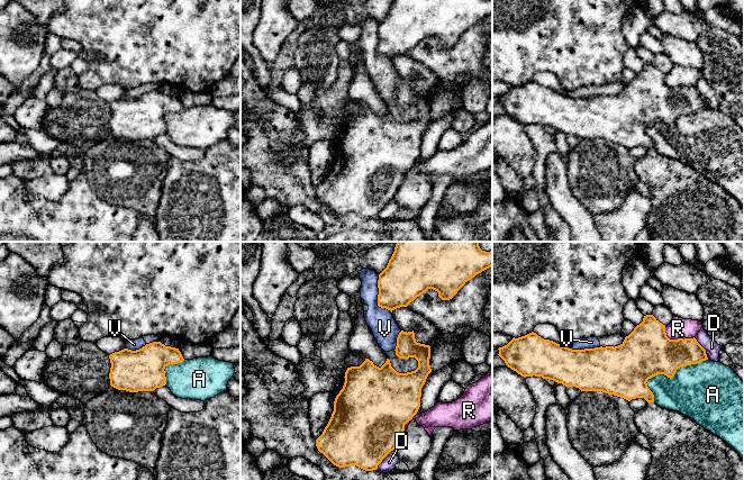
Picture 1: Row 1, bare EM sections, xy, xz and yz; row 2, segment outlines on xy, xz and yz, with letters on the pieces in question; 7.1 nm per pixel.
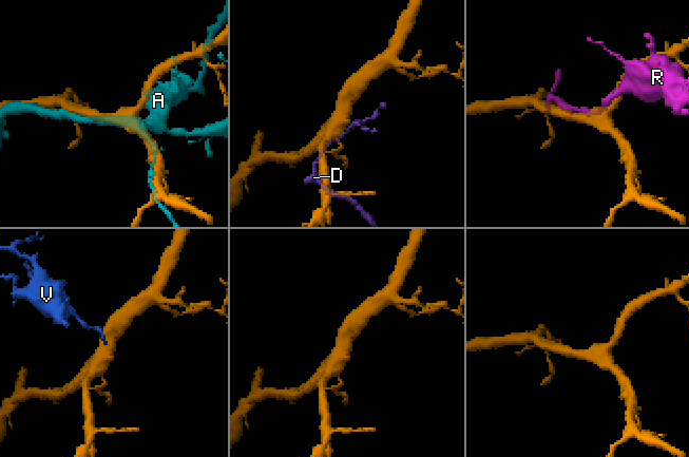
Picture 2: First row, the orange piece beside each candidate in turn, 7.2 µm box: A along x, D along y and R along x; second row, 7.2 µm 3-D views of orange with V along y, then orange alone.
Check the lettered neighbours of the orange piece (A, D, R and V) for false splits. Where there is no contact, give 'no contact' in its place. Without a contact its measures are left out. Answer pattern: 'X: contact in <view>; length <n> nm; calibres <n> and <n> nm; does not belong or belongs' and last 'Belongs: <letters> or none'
A: contact in yz; length 500 nm; calibres 360 and 400 nm; does not belong
D: contact in xz; length 200 nm; calibres 500 and 100 nm; does not belong
R: contact in yz; length 240 nm; calibres 360 and 140 nm; does not belong
V: contact in xz; length 280 nm; calibres 320 and 190 nm; does not belong
Belongs: none

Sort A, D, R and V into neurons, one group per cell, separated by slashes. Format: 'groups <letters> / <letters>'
groups A / D / R / V

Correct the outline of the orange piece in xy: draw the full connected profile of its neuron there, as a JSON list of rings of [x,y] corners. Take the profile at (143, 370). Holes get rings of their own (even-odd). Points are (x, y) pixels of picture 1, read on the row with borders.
[[[161,342],[146,344],[139,350],[124,348],[109,355],[110,386],[129,392],[154,391],[166,384],[164,369],[184,361],[179,348]]]

